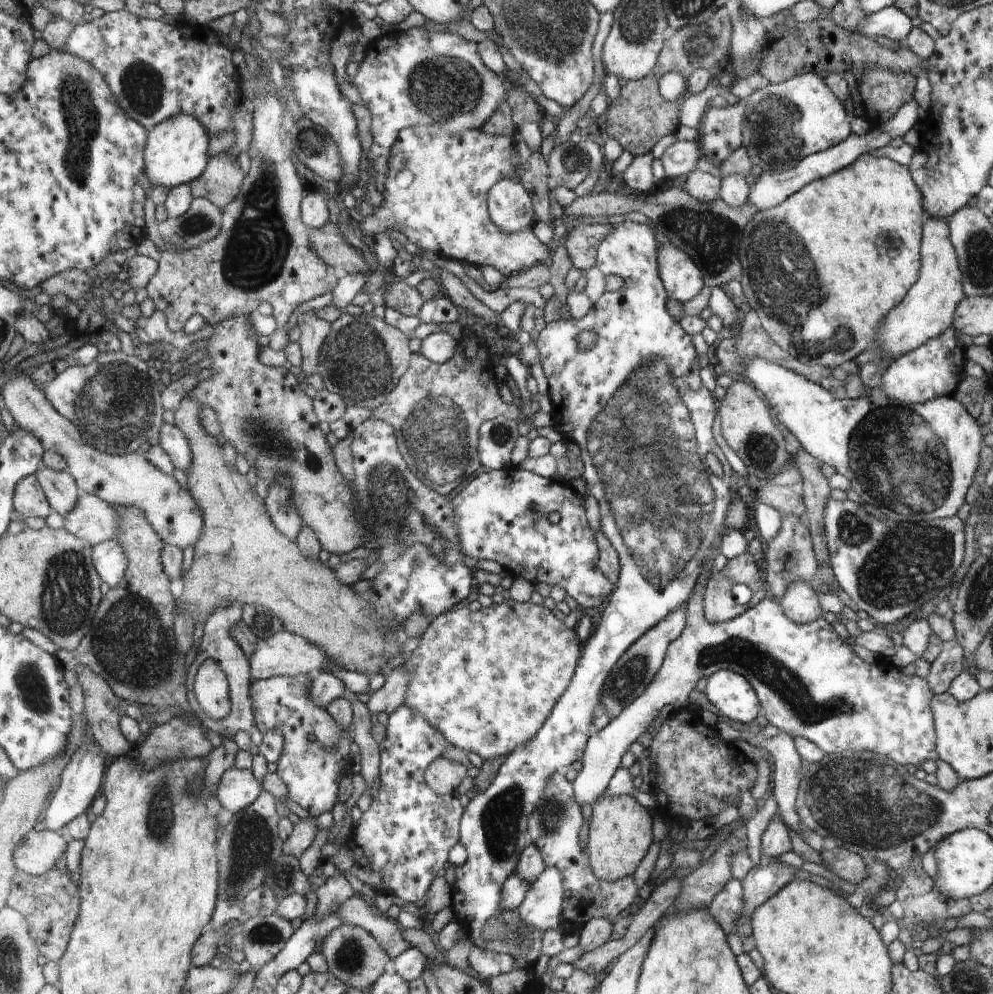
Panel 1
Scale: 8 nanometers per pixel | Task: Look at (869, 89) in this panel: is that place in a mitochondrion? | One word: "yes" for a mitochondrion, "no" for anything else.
yes

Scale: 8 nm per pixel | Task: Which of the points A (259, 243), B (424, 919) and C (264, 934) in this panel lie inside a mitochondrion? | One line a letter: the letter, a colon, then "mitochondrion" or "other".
A: mitochondrion
B: other
C: mitochondrion

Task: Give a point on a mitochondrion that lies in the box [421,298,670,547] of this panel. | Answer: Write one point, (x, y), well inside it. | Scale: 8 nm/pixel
(500, 434)

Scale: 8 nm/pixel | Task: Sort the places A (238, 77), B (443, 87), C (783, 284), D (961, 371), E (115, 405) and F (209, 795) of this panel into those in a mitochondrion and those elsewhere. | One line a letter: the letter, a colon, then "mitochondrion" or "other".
A: other
B: mitochondrion
C: mitochondrion
D: other
E: mitochondrion
F: other

